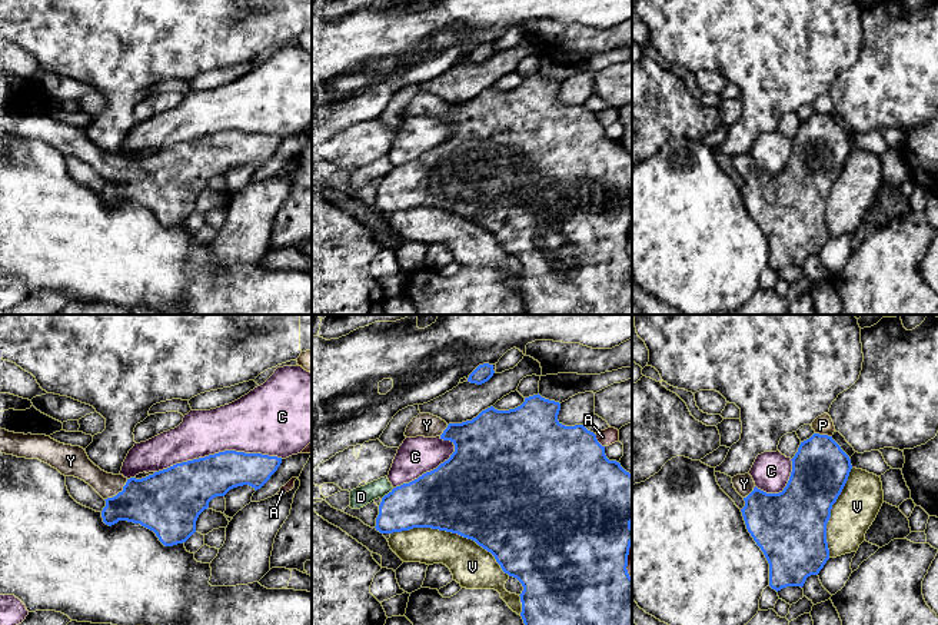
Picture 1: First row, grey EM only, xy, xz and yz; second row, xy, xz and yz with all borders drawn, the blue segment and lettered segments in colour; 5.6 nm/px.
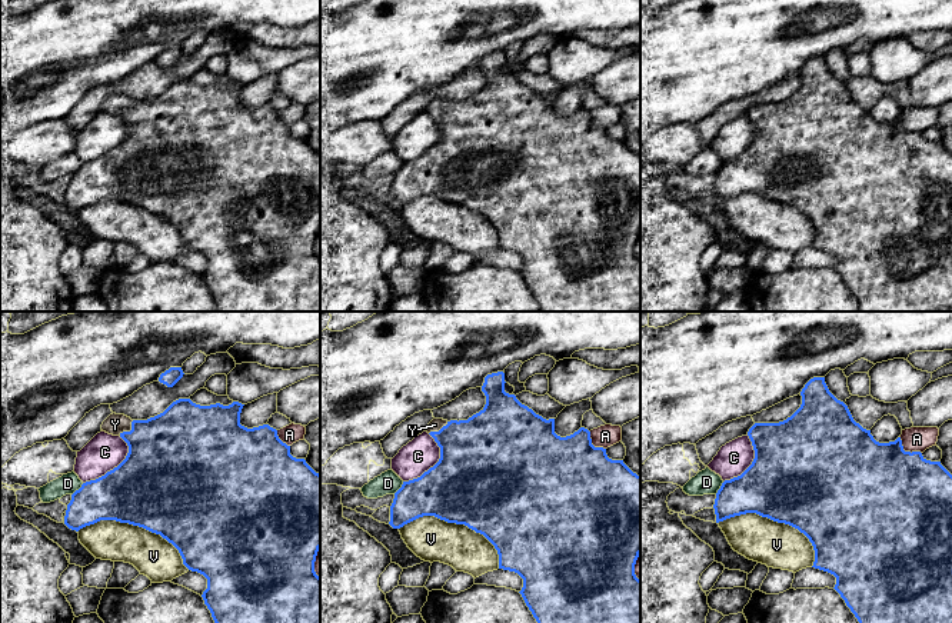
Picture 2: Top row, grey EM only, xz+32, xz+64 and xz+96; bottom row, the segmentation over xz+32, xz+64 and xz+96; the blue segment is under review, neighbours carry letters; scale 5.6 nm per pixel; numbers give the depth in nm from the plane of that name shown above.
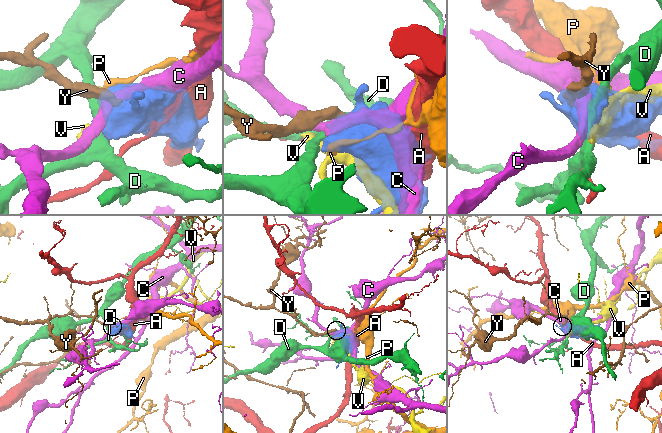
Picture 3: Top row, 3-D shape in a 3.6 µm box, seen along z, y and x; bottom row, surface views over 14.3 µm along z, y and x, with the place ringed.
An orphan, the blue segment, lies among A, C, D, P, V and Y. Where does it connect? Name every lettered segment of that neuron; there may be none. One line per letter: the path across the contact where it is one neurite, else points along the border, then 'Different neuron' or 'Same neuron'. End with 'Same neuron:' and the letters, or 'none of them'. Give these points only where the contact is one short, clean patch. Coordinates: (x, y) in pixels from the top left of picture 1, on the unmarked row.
A: Different neuron
C: Different neuron
D: Different neuron
P: Boundary: yz (815, 112), (831, 116). Different neuron
V: Different neuron
Y: Path across: xy (162, 182), (126, 179), (119, 172), (107, 165). Same neuron
Same neuron: Y

